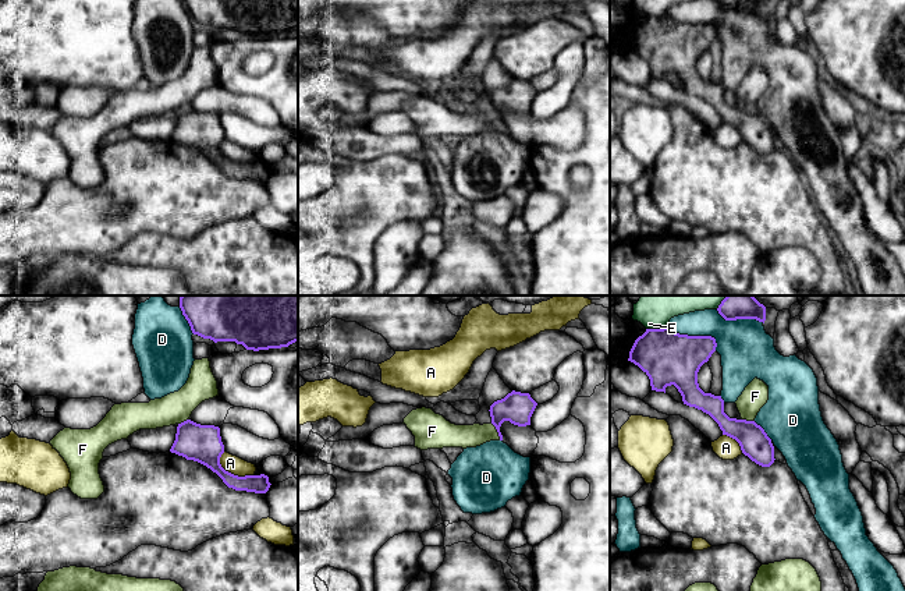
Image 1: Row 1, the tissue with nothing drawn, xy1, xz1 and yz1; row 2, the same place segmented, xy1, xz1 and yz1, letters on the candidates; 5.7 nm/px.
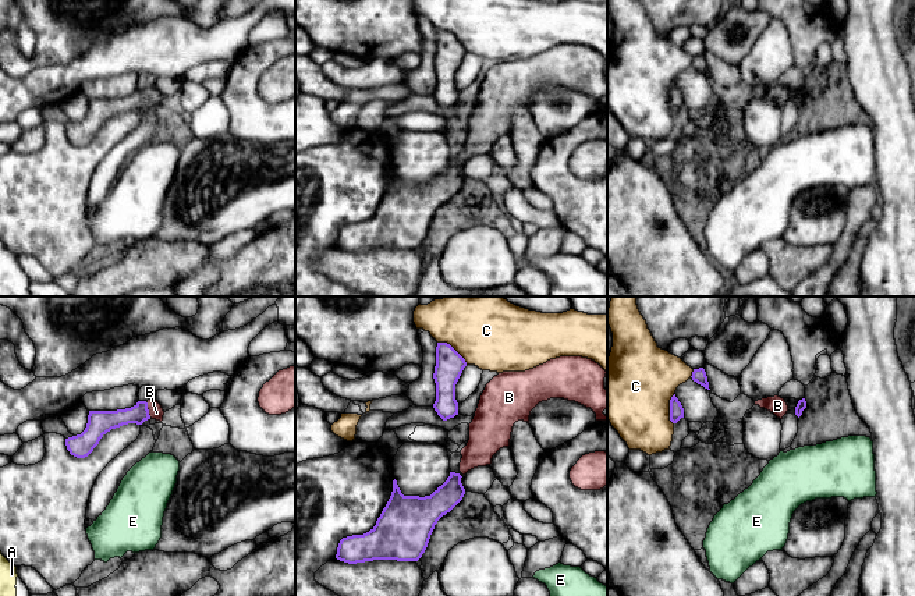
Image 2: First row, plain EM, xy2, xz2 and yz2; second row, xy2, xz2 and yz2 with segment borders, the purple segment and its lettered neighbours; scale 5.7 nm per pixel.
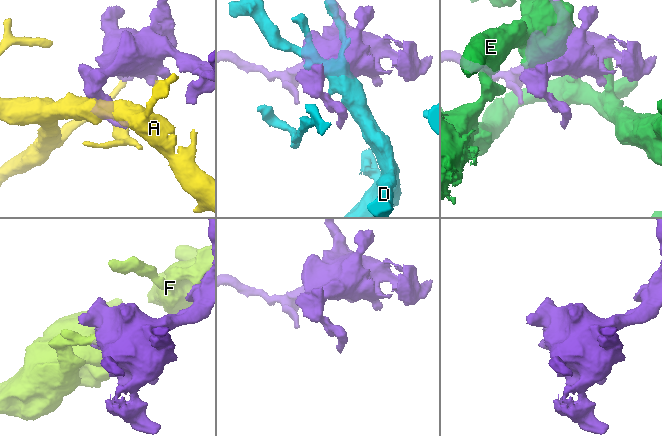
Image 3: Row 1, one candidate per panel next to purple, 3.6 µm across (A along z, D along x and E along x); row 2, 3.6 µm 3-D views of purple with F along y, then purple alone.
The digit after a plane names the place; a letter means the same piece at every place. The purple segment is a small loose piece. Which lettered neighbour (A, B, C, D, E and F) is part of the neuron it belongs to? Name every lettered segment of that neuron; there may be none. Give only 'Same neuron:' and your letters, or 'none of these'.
Same neuron: B

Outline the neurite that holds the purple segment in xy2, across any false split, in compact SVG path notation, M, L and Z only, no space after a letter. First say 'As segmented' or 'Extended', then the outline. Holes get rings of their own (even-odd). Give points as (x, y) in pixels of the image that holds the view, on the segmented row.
Extended. M155 398L138 401L134 407L125 409L89 411L85 430L81 434L65 439L67 450L77 458L85 458L111 429L128 423L142 425L150 418L162 422L163 415L164 411Z

